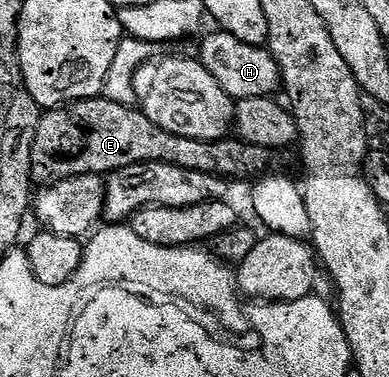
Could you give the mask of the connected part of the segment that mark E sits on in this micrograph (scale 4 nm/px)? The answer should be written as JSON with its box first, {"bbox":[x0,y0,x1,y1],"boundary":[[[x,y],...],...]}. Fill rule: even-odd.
{"bbox":[31,96,274,184],"boundary":[[[98,96],[67,102],[42,113],[31,152],[31,168],[33,178],[41,184],[62,182],[64,178],[84,174],[108,176],[119,168],[140,162],[162,162],[175,168],[187,168],[187,172],[207,172],[226,180],[256,180],[274,169],[272,153],[274,151],[268,146],[243,142],[237,136],[226,136],[213,142],[177,136],[167,132],[167,128],[159,128],[155,120],[147,120],[137,106],[115,104]]]}

